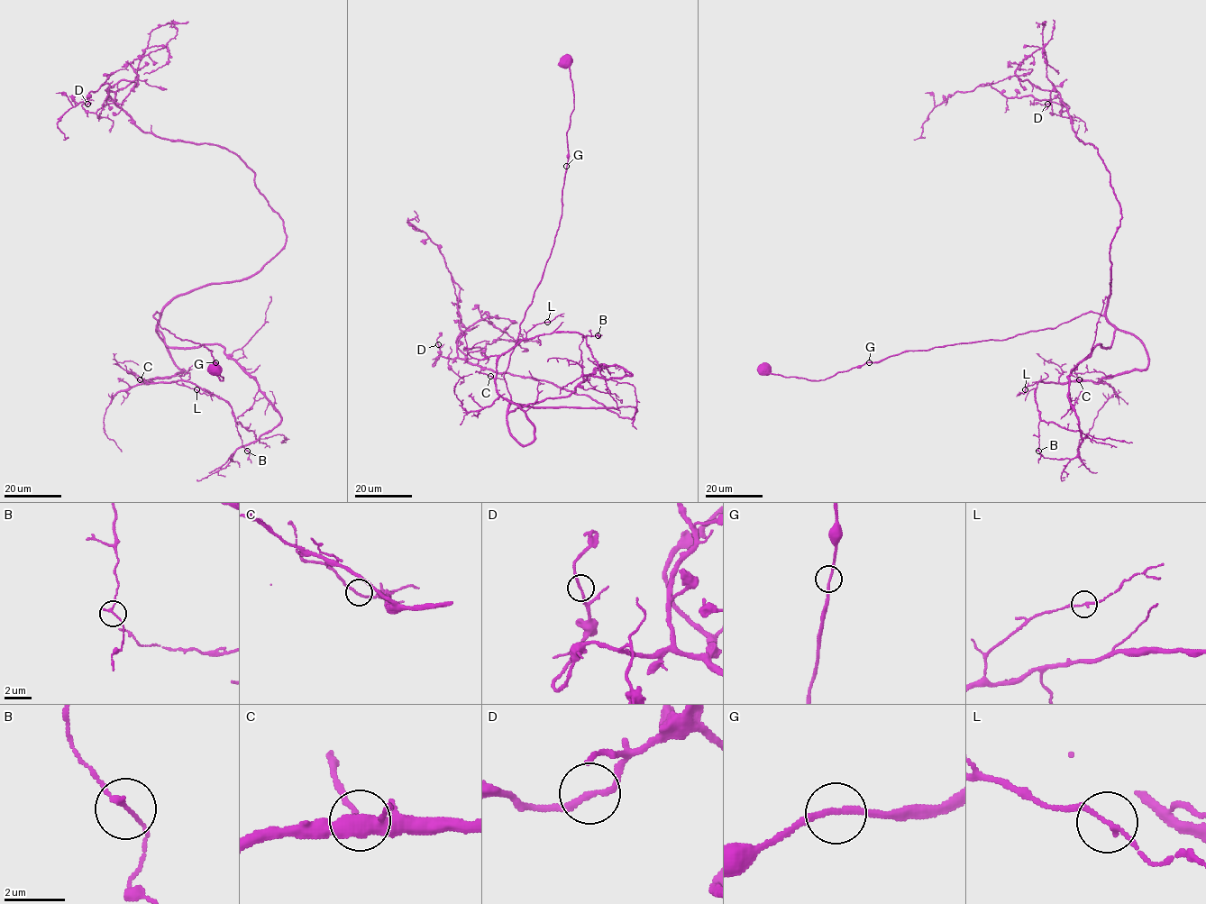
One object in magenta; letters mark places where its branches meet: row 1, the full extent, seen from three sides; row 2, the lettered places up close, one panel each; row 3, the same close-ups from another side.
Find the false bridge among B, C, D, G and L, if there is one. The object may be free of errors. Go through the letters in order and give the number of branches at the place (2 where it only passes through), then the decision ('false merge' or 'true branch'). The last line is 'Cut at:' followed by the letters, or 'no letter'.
B: 2 | true branch
C: 2 | true branch
D: 2 | true branch
G: 2 | true branch
L: 2 | true branch
Cut at: no letter

